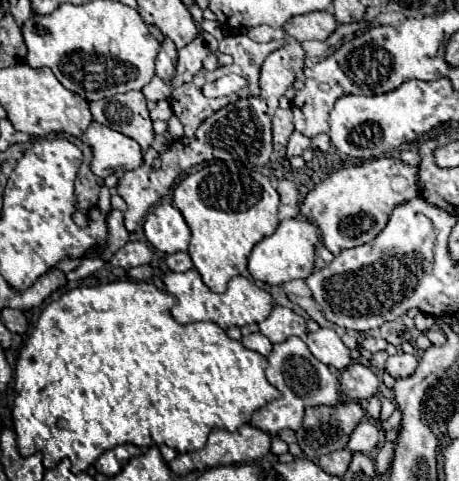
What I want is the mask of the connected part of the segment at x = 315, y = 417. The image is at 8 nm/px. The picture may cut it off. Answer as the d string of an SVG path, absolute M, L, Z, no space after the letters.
M339 401L337 405L307 407L305 417L303 417L303 425L295 431L297 443L311 461L317 461L321 455L327 455L337 449L345 449L349 443L349 435L353 433L353 429L359 425L359 421L363 417L365 417L365 411L357 401Z

